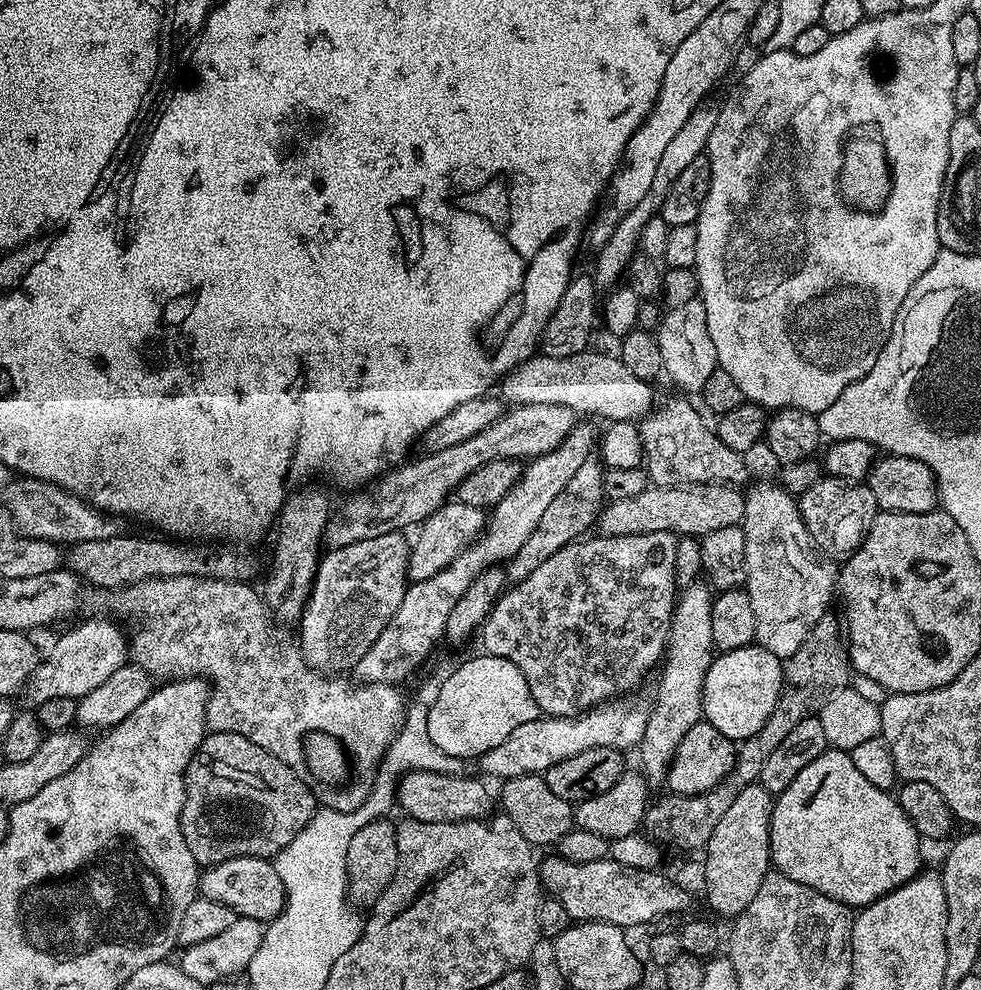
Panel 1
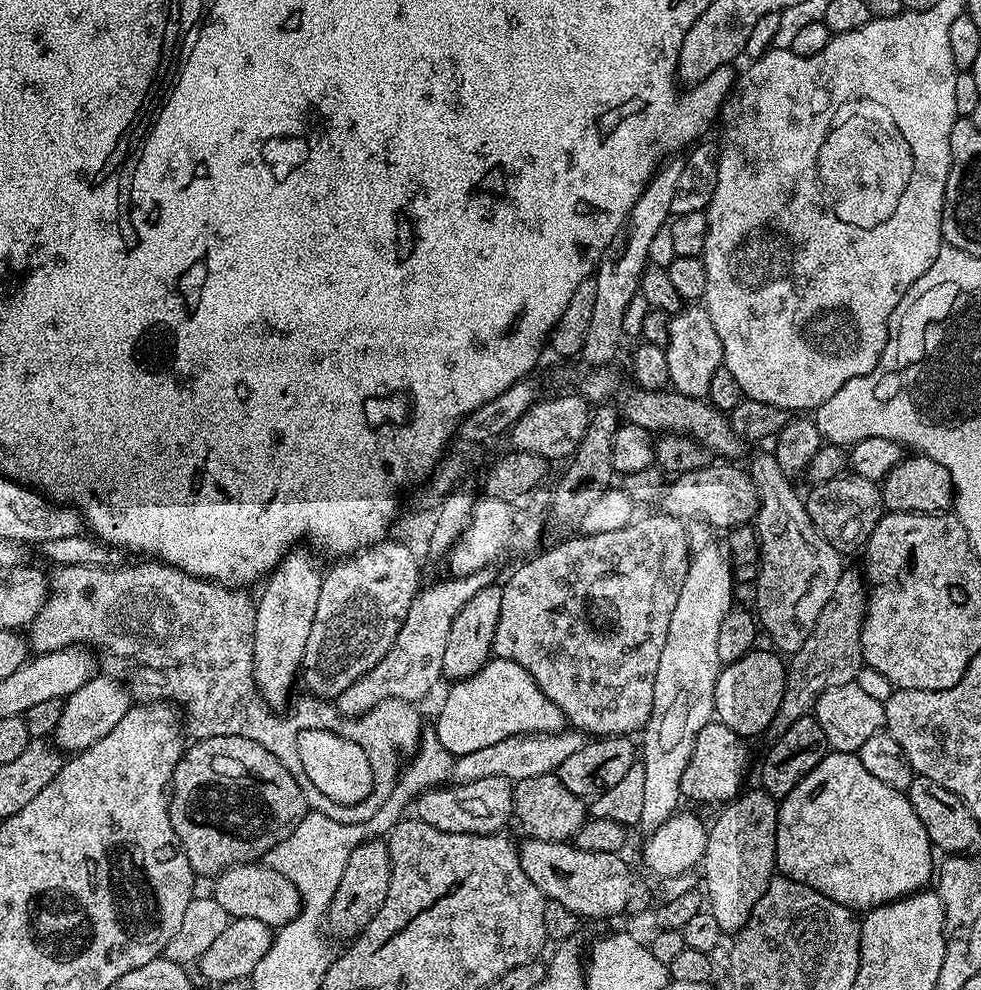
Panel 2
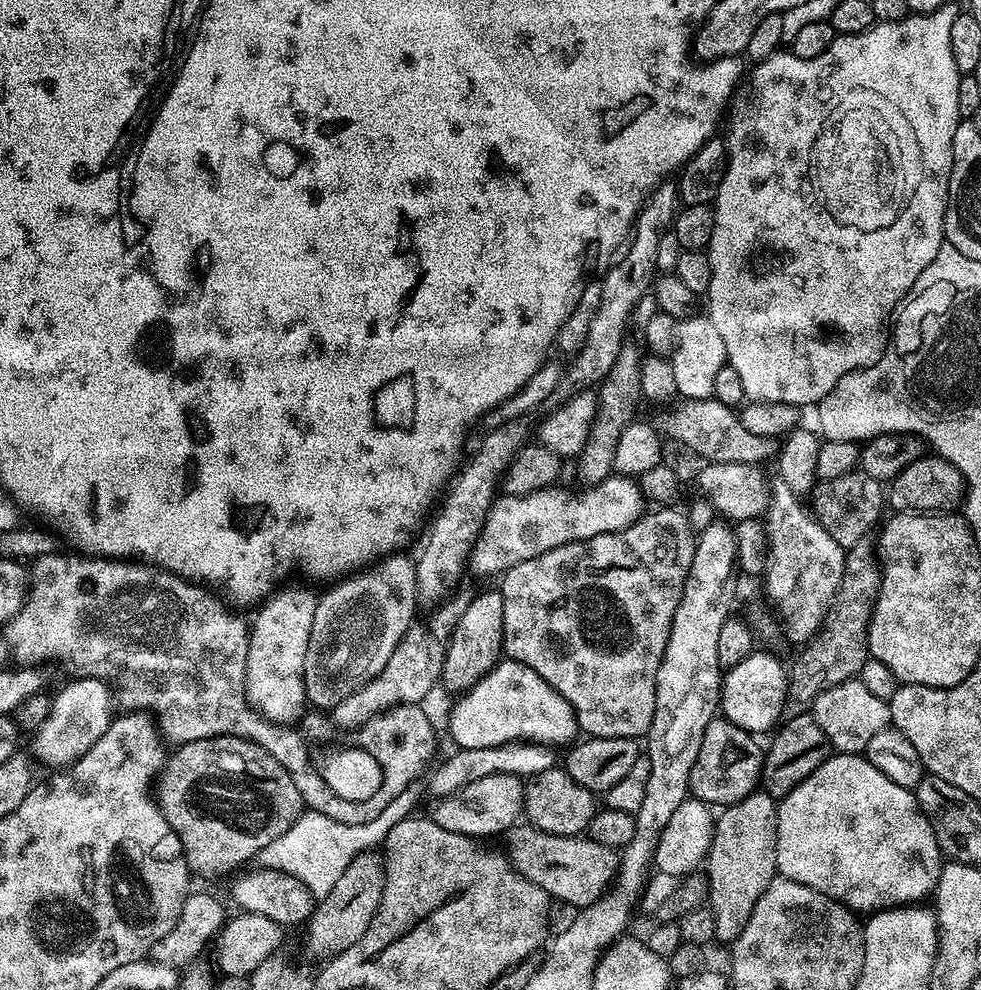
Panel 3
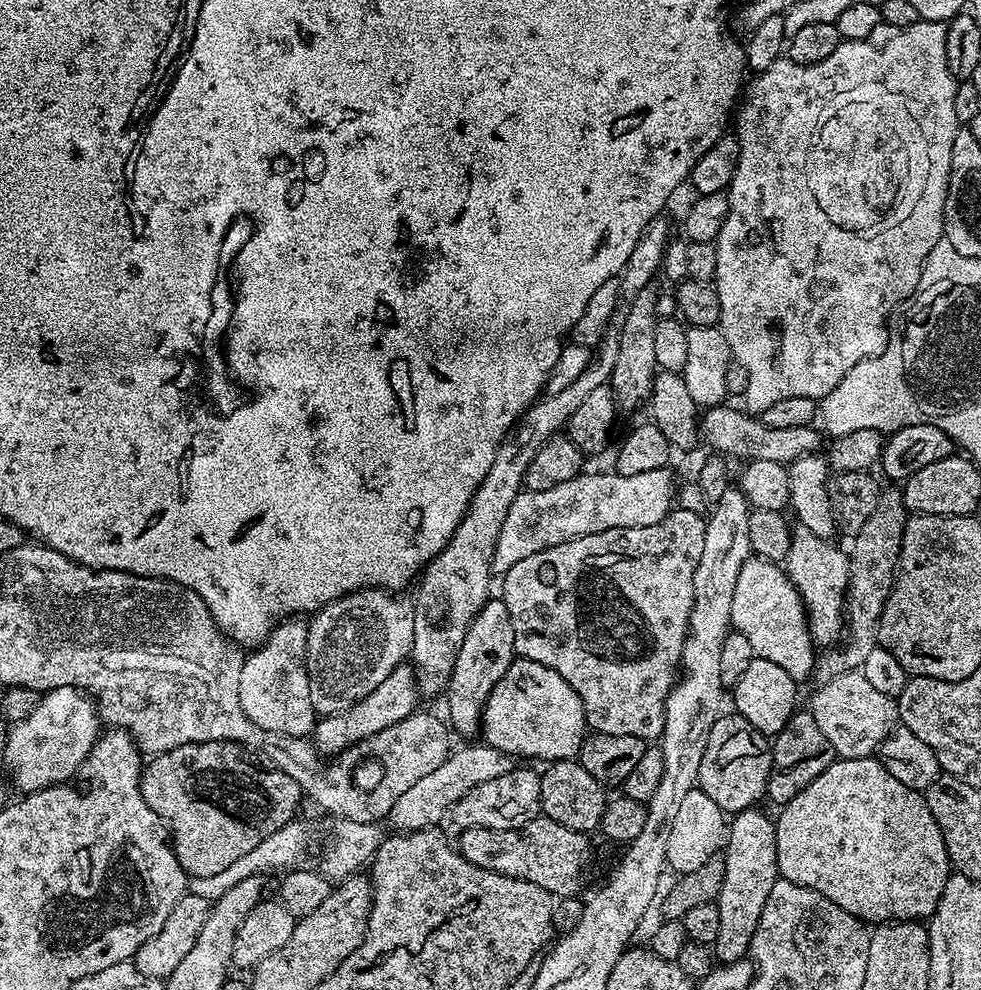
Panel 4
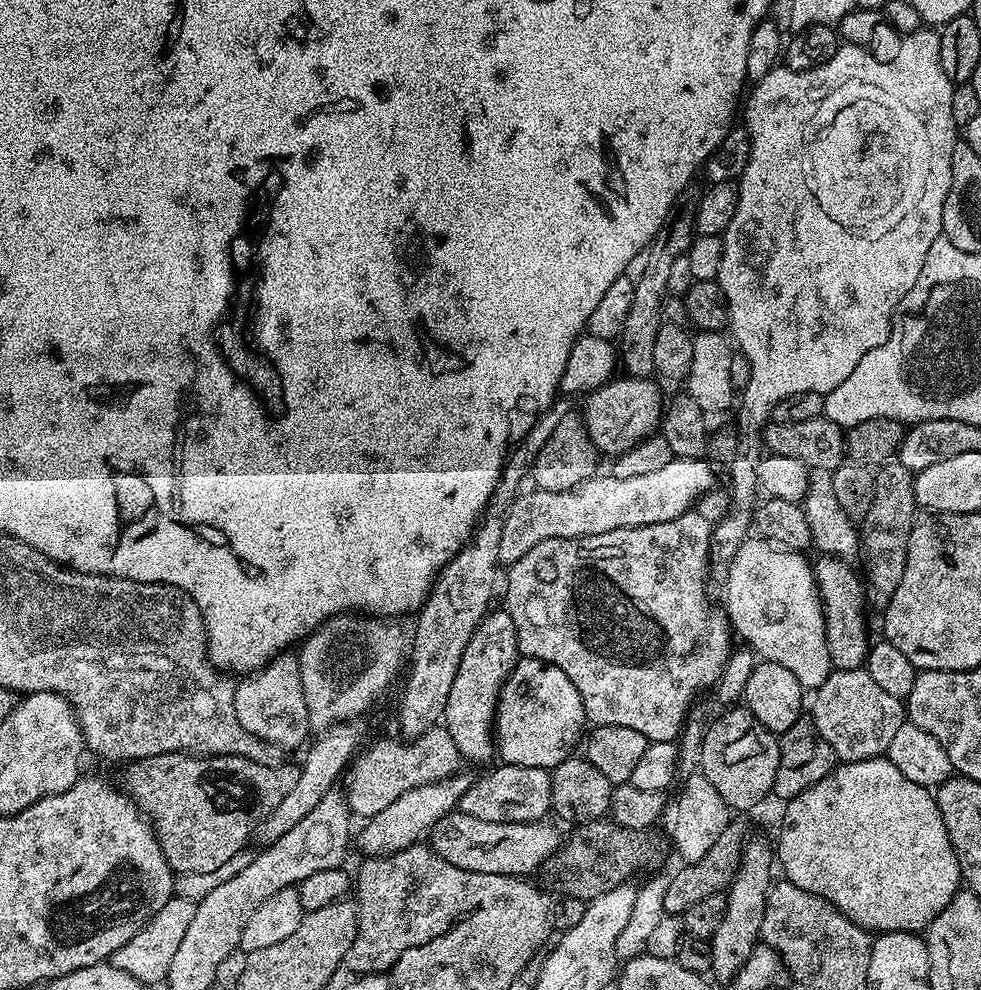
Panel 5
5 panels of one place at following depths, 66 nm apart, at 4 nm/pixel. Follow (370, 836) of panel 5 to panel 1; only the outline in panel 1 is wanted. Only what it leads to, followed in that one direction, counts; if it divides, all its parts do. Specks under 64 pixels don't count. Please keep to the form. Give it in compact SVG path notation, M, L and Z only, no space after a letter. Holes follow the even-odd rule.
M617 698L600 704L578 716L544 716L518 726L506 742L498 742L494 750L479 757L478 765L488 776L497 776L500 782L519 776L539 776L550 766L582 754L582 750L594 750L594 746L610 746L621 750L635 749L646 734L646 722L650 711L649 701Z

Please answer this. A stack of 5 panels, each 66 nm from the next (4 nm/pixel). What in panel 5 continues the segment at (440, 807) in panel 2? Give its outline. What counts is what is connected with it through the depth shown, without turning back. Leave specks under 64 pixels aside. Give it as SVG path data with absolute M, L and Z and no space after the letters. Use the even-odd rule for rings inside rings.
M501 763L500 768L484 777L473 779L472 785L462 794L459 811L470 814L482 822L510 822L511 824L534 824L552 812L552 773L546 768L514 766Z

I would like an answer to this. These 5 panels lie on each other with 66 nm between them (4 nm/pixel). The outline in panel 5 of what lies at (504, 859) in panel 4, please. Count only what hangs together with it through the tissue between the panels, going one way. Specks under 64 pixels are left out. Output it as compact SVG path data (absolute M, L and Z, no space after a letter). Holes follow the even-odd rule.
M459 810L439 820L430 832L431 838L430 846L452 866L478 874L502 874L521 878L531 877L531 872L538 871L543 864L545 867L562 844L562 836L548 822L482 822Z

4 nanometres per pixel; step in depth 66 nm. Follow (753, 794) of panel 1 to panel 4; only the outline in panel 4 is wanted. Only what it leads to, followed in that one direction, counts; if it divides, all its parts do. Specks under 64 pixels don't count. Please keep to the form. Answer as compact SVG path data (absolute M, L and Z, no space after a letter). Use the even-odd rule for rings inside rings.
M751 807L746 809L744 812L739 812L731 817L730 823L726 828L726 843L722 848L722 859L725 866L725 878L722 882L721 892L717 895L714 901L716 909L718 910L718 938L714 945L714 956L720 964L732 964L735 960L748 956L748 947L750 942L754 938L754 930L758 930L758 918L762 918L762 906L766 906L766 898L770 894L770 890L774 886L774 882L778 879L778 873L776 870L776 822L775 819L770 815L767 816L764 812L759 812L759 807Z

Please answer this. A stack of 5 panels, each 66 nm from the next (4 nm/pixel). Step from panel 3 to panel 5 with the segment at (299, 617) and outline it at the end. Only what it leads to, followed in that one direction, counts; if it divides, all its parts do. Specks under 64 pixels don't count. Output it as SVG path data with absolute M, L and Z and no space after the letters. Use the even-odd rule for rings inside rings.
M281 654L275 660L269 660L264 667L247 673L236 685L234 714L238 714L242 730L250 730L250 734L270 742L278 750L296 748L304 739L307 741L310 729L299 659L292 654Z

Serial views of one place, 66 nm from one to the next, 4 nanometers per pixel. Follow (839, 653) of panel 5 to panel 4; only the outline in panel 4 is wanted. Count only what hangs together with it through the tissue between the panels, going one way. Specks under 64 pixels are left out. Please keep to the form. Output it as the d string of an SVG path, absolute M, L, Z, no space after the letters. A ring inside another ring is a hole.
M799 526L792 528L792 541L786 557L786 571L792 584L800 591L808 614L808 628L812 631L812 639L820 646L836 646L841 643L846 632L846 617L844 615L844 598L848 594L848 553L839 548L832 540L818 538L818 534L810 534L810 530Z

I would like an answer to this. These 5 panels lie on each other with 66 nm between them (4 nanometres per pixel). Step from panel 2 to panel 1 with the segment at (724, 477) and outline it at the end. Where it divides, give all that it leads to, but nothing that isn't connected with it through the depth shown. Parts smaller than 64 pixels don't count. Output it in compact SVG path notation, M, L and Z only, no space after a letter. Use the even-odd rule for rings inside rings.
M684 484L680 488L650 486L638 498L622 498L605 503L598 517L602 536L629 536L643 532L671 532L677 537L699 538L722 526L734 526L744 519L745 493L731 484Z

